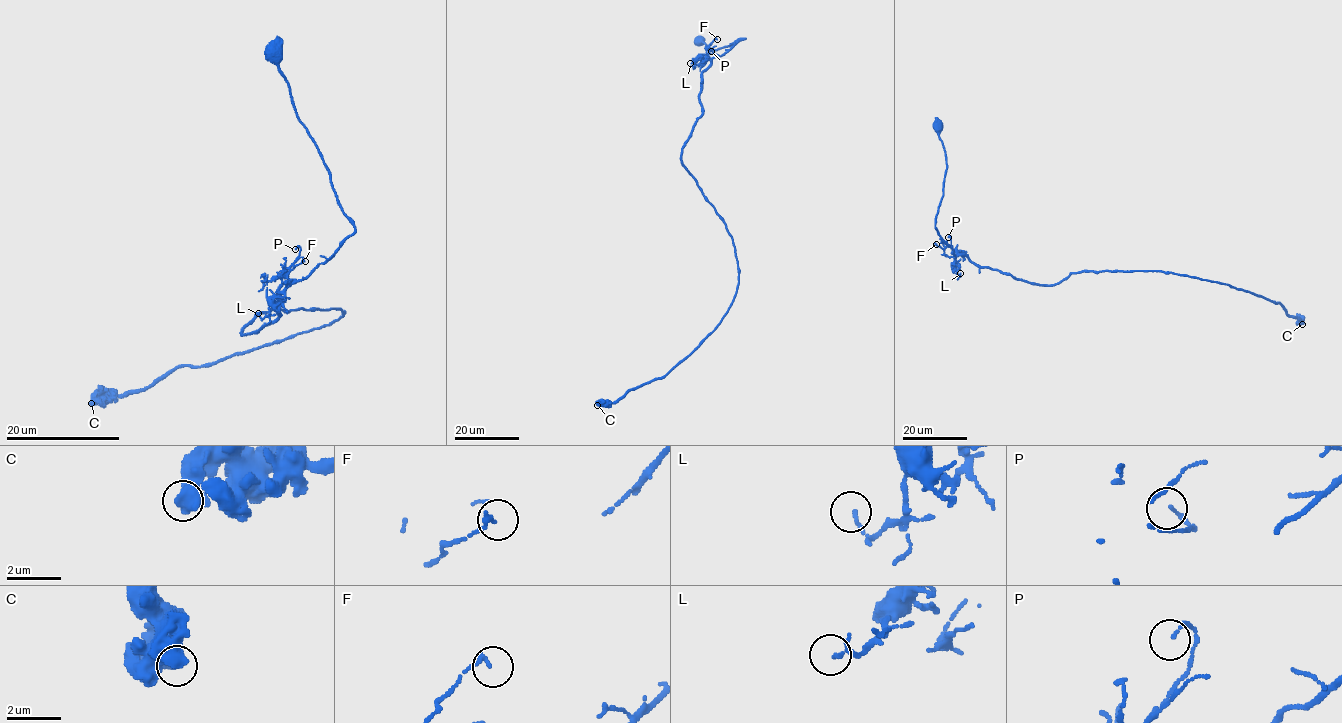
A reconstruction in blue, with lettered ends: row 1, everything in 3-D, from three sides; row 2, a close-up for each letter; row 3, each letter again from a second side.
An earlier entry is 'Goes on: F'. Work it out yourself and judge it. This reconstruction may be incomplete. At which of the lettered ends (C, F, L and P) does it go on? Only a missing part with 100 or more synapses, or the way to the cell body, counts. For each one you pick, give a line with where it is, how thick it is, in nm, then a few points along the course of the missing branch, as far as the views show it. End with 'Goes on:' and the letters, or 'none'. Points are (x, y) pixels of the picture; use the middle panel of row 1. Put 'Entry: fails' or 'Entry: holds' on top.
Entry: fails
Goes on: none

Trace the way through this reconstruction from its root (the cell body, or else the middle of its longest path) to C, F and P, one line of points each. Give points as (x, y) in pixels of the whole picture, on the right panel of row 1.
C: (937, 125), (946, 169), (934, 227), (955, 255), (1044, 285), (1083, 271), (1173, 272), (1259, 295), (1302, 324)
F: (937, 125), (946, 169), (934, 227), (955, 256), (947, 256), (936, 244)
P: (937, 125), (946, 169), (934, 227), (955, 255), (950, 247), (950, 236), (948, 237)

